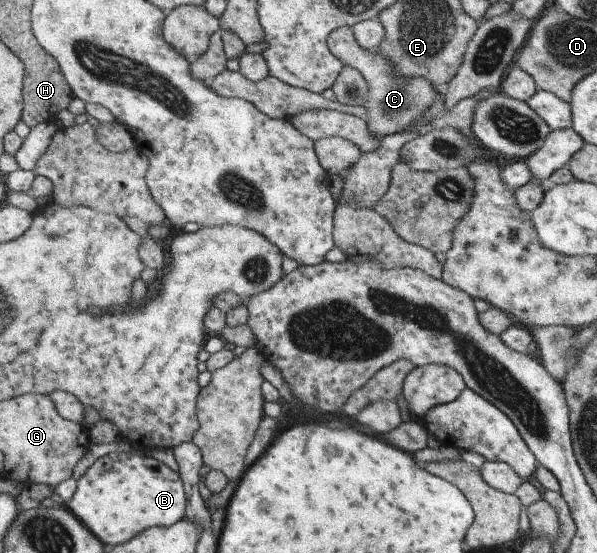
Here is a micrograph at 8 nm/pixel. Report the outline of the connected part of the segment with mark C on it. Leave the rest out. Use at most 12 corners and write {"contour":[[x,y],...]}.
{"contour":[[353,27],[334,30],[331,52],[369,85],[369,130],[405,133],[442,90],[402,77],[389,57],[366,52]]}

